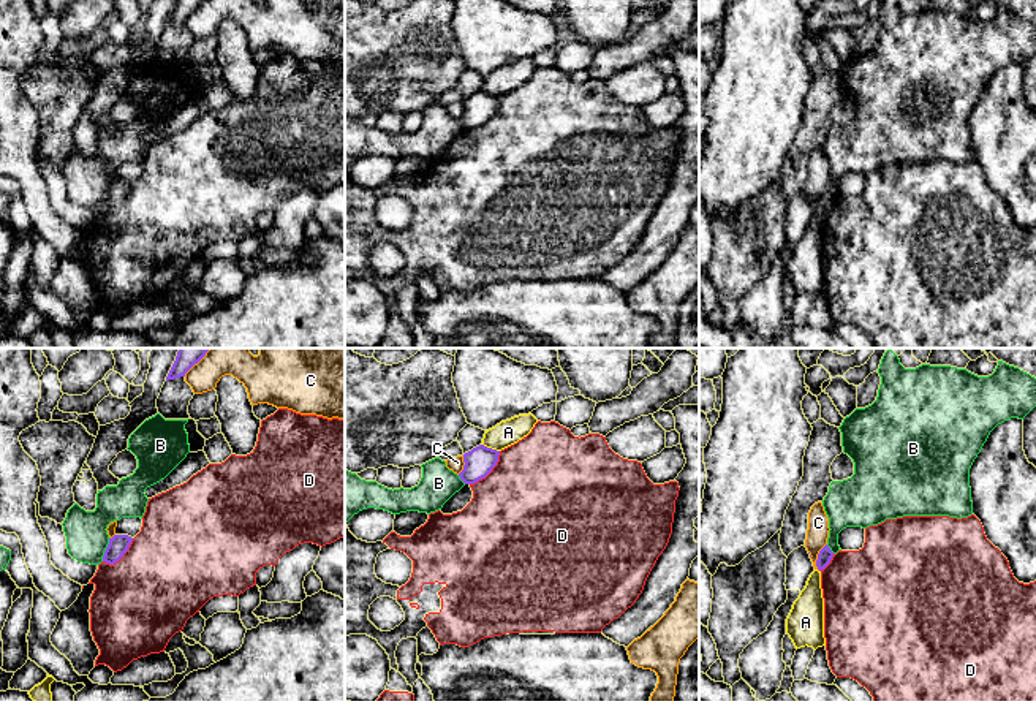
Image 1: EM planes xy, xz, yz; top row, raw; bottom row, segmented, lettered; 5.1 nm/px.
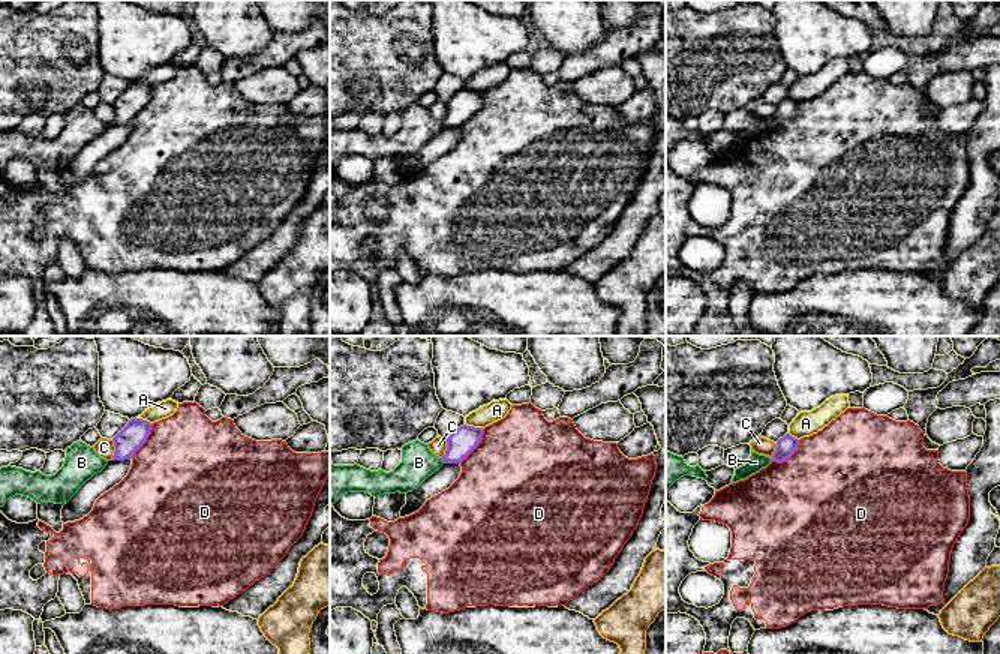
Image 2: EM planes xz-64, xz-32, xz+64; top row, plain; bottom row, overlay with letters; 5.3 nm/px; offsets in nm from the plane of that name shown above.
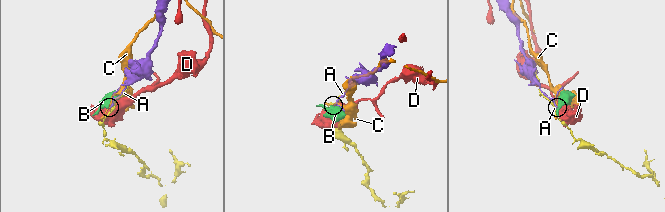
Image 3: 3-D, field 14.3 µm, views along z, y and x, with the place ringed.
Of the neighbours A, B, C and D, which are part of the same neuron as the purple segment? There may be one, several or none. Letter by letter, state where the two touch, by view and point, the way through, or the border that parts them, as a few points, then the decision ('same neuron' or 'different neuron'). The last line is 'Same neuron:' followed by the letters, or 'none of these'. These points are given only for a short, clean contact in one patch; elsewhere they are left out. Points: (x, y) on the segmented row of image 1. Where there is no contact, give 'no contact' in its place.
A: contact xz (491, 448); different neuron
B: contact xy (106, 549); border xy (109, 538), (102, 560); different neuron
C: contact yz (818, 557); different neuron
D: contact xz (489, 472); different neuron
Same neuron: none of these

